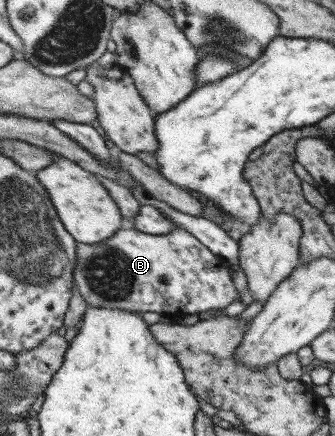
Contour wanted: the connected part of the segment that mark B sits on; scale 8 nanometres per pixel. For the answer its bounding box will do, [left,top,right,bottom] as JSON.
[73,227,240,316]

